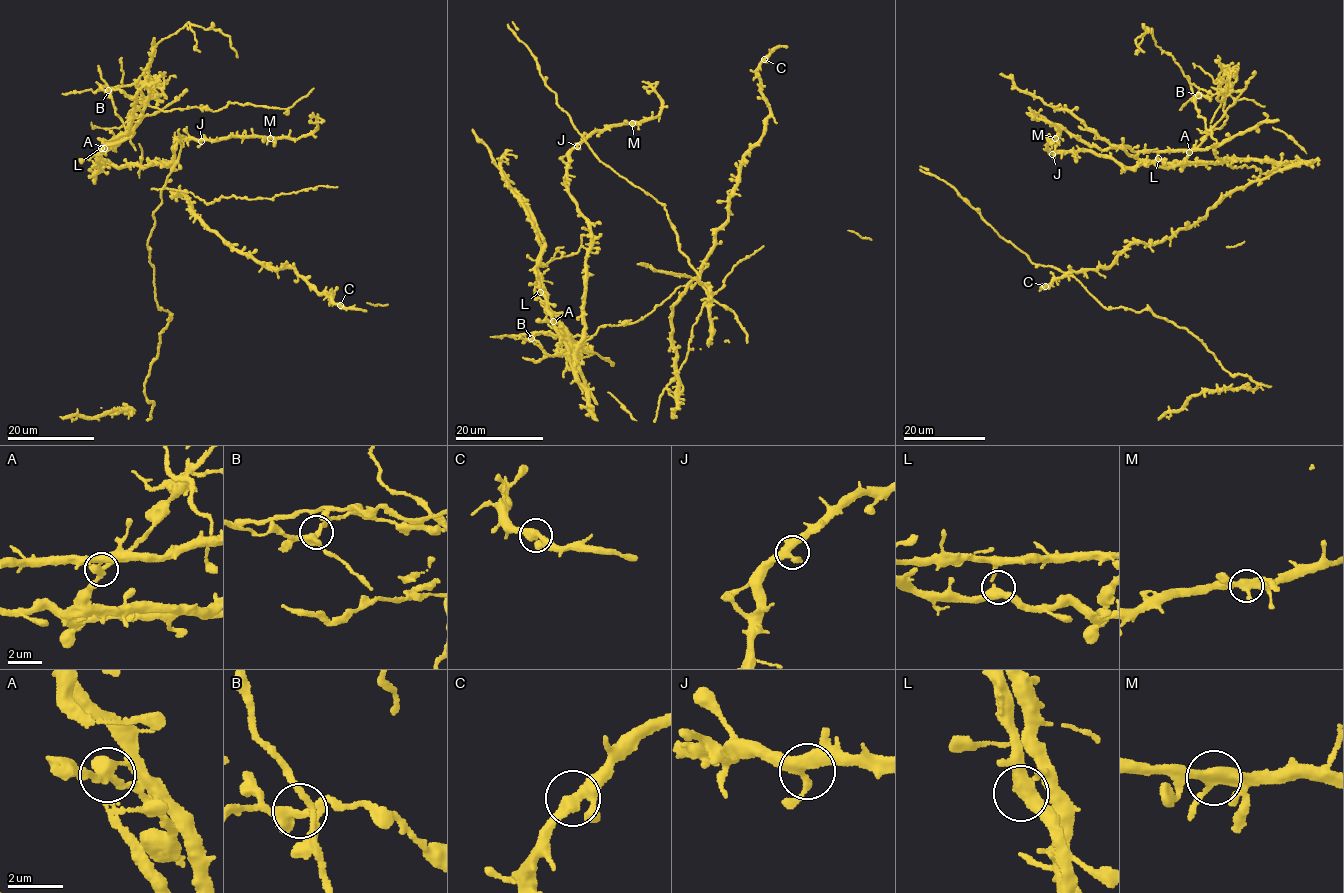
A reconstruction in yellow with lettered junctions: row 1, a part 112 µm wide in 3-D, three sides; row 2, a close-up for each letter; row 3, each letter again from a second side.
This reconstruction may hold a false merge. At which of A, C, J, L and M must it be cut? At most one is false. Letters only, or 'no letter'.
A

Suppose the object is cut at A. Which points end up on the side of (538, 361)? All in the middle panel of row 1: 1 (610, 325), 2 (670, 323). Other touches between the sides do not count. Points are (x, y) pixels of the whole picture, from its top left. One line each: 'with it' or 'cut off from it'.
1: with it
2: cut off from it

